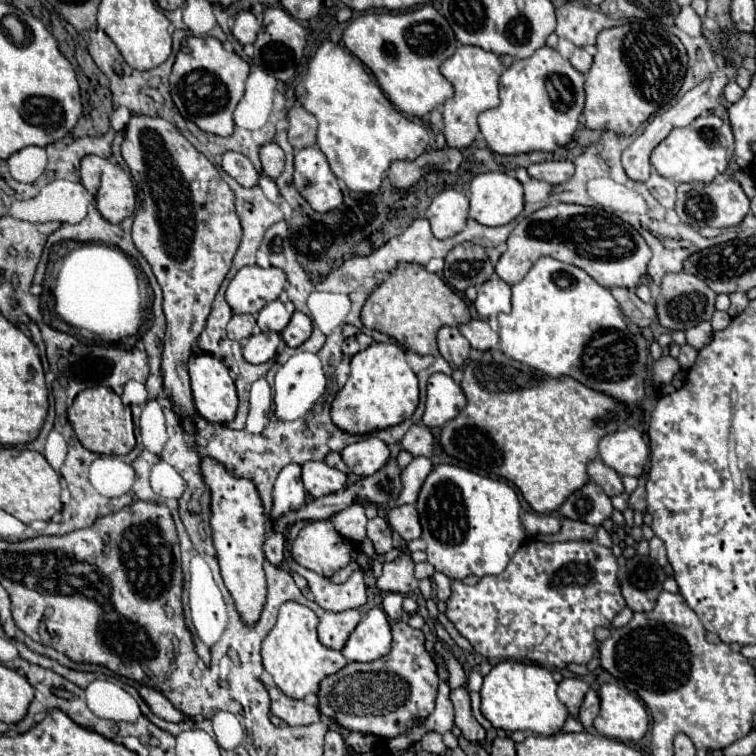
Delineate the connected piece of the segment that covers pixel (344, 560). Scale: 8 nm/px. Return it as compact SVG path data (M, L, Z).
M313 521L307 523L295 537L291 557L295 563L331 577L351 563L351 551L355 547L359 545L335 533L331 521Z

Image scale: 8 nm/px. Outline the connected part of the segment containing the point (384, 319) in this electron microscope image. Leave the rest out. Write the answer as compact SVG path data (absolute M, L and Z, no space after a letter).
M401 265L397 273L389 275L367 299L361 311L365 327L393 337L405 349L417 355L437 355L435 337L443 325L465 325L471 321L463 299L453 293L439 275L425 271L423 265Z

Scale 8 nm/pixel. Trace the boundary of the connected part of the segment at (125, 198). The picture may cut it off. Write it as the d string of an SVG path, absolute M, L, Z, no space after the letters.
M85 155L81 159L81 183L93 193L95 201L99 189L99 213L109 223L121 223L133 215L135 187L131 177L117 163L97 155Z

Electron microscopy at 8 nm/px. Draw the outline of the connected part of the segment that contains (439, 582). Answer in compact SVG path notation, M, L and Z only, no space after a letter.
M435 573L433 581L435 581L435 593L437 593L437 599L439 599L439 601L447 601L449 595L451 595L451 579L445 577L443 573Z

